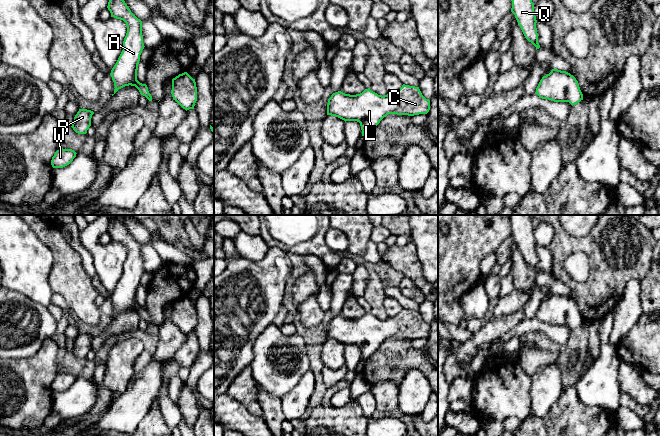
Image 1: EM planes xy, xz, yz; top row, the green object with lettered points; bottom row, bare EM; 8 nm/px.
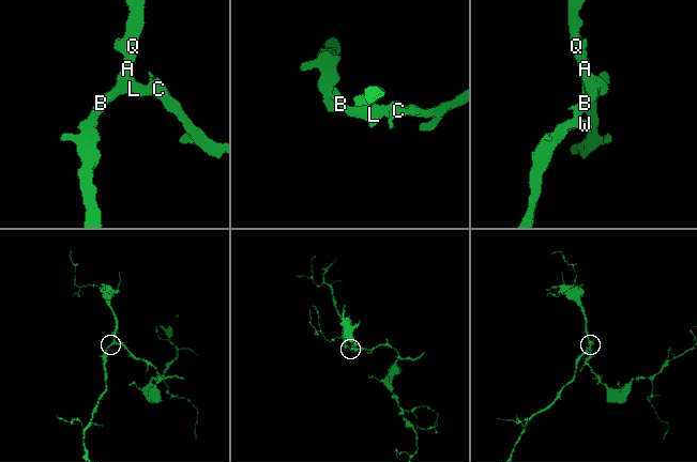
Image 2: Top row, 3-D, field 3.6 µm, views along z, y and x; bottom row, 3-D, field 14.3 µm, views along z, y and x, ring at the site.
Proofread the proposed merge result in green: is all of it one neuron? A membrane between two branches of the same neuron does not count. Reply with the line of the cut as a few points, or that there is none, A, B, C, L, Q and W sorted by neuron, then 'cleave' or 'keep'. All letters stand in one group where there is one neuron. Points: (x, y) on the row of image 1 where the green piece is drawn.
no cut | A B C L Q W | keep

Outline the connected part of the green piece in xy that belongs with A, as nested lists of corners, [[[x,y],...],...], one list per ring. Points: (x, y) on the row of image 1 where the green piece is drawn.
[[[109,0],[107,8],[111,13],[111,17],[123,20],[127,26],[123,50],[110,73],[115,86],[112,96],[119,89],[131,85],[135,86],[141,95],[152,101],[147,85],[137,80],[140,55],[145,47],[142,21],[131,12],[124,0]]]

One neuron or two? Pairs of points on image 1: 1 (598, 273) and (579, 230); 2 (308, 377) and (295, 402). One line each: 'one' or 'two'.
1: two
2: one

